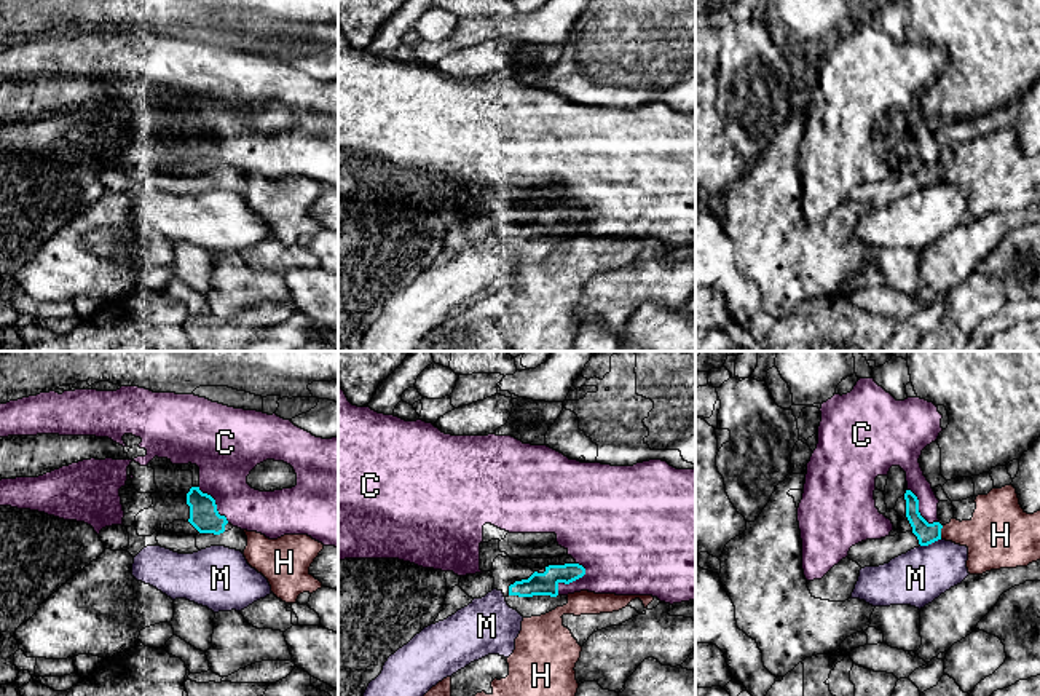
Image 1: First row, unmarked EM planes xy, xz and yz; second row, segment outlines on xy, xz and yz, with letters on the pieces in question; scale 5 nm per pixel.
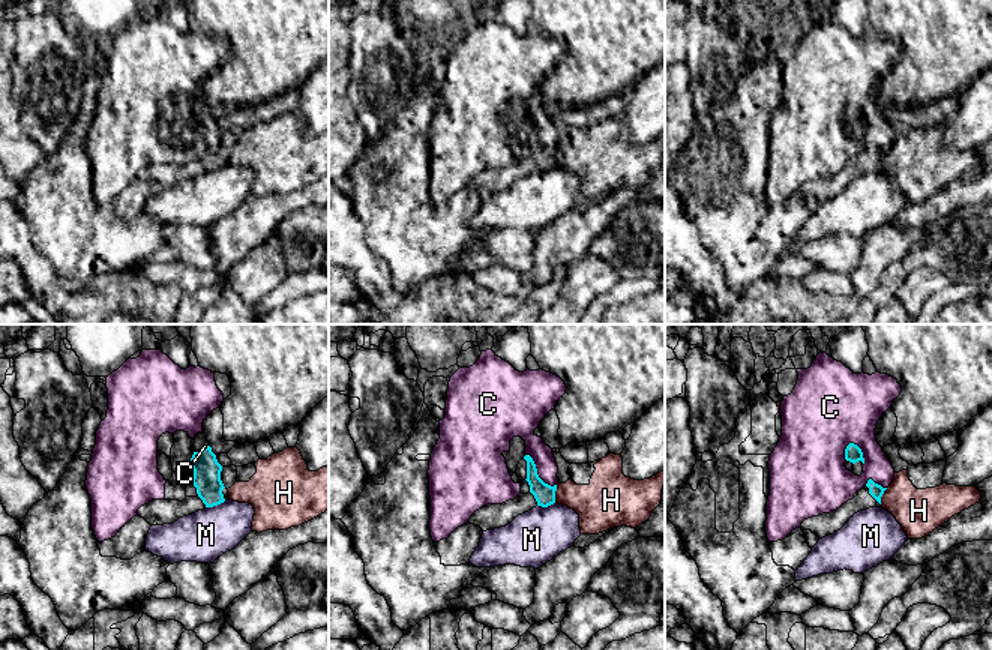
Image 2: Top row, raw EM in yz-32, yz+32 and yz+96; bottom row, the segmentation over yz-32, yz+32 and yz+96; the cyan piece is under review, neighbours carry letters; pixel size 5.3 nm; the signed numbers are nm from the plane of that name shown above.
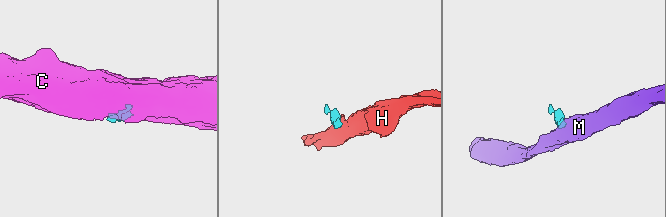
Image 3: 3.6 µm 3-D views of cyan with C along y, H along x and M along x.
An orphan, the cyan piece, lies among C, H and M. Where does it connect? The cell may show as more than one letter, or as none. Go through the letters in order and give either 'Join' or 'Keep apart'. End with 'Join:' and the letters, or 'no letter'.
C: Keep apart
H: Keep apart
M: Keep apart
Join: no letter

